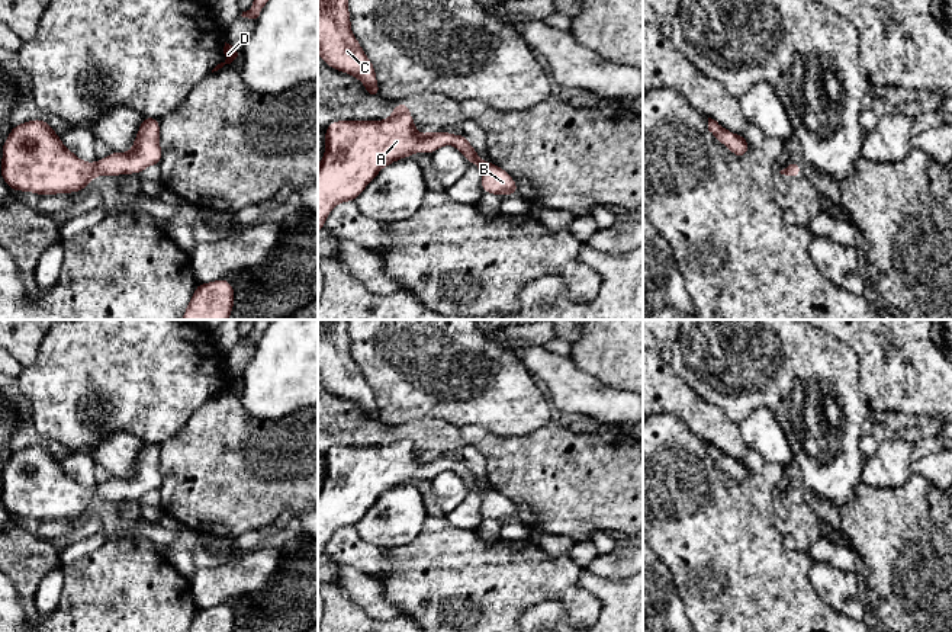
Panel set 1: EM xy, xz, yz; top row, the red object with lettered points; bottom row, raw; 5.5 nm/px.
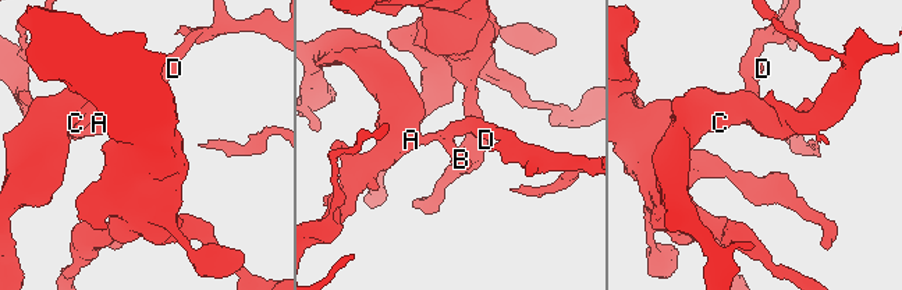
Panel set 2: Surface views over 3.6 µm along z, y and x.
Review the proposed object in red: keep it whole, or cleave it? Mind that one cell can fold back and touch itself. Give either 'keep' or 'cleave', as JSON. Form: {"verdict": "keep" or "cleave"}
{"verdict": "keep"}

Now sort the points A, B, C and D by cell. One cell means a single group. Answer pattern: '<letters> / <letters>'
A B C D

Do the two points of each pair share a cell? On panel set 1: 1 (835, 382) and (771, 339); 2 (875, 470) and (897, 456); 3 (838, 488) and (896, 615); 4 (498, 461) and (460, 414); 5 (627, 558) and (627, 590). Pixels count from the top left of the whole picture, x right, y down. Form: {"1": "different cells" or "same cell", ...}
{"1": "same cell", "2": "same cell", "3": "different cells", "4": "different cells", "5": "different cells"}

